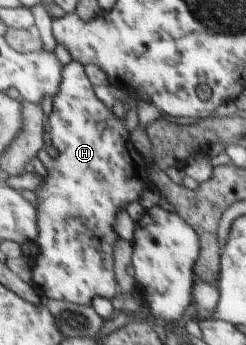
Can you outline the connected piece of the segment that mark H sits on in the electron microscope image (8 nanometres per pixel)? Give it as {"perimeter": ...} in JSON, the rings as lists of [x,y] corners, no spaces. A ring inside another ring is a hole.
{"perimeter":[[[72,60],[64,66],[61,86],[53,98],[53,109],[49,116],[49,125],[45,126],[46,150],[42,149],[37,157],[46,167],[47,176],[36,188],[38,202],[38,236],[33,244],[37,247],[37,257],[29,258],[32,271],[31,284],[43,299],[68,301],[77,305],[92,307],[94,297],[112,300],[116,296],[116,280],[112,272],[112,246],[117,242],[114,222],[118,222],[118,210],[133,202],[140,204],[144,190],[154,190],[150,180],[146,159],[142,158],[130,142],[126,122],[106,108],[96,94],[93,83],[85,76],[85,66]],[[50,148],[56,150],[56,156],[50,154]]]}

